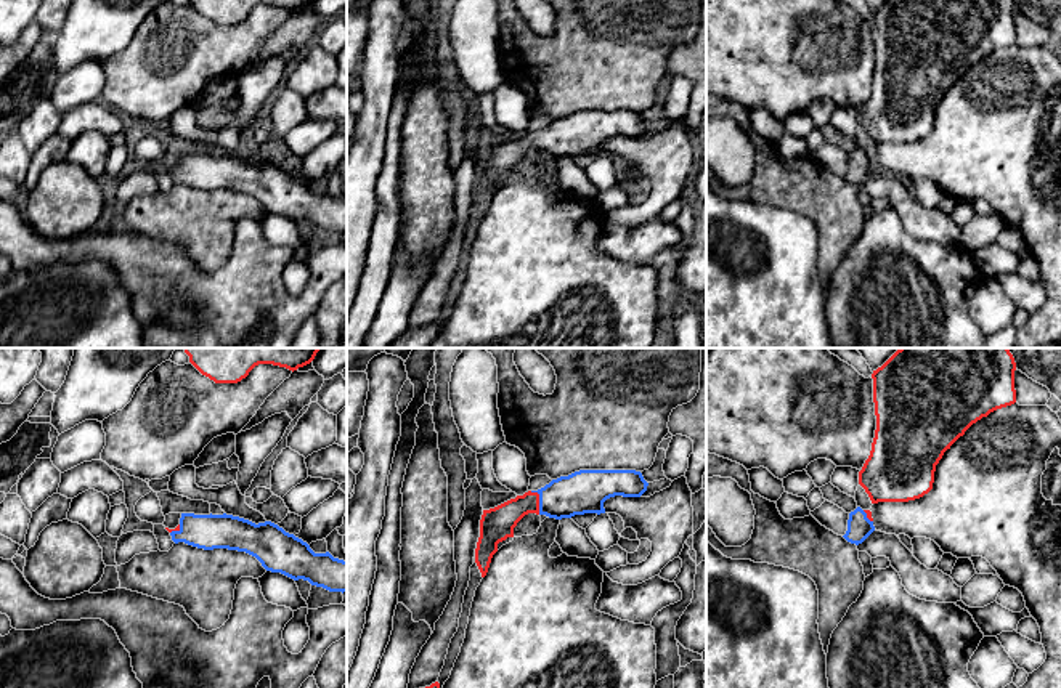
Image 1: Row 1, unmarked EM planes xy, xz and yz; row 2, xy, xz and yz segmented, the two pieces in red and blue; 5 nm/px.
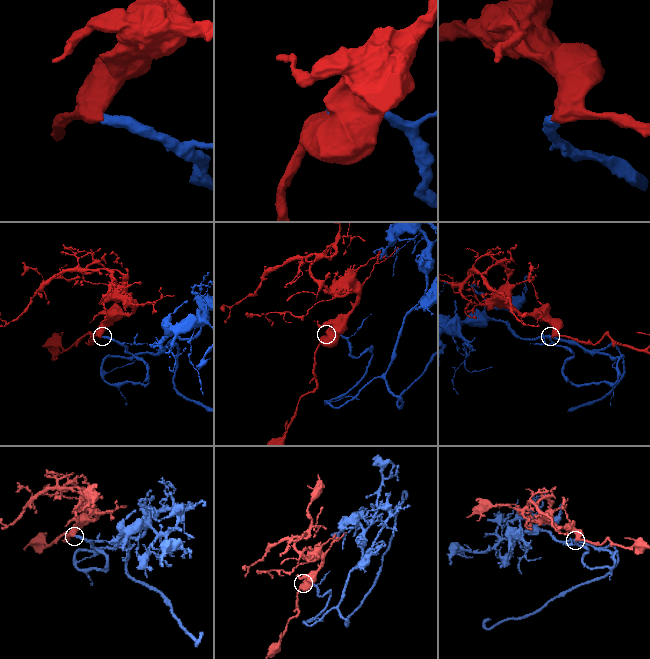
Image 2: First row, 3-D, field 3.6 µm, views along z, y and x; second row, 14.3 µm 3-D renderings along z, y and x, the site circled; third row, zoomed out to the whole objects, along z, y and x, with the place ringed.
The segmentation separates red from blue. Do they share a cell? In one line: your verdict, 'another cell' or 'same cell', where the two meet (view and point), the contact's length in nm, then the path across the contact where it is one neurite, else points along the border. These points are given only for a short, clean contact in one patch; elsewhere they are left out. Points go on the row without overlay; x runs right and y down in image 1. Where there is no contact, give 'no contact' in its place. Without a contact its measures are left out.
same cell; contact xz (538, 141); length 130 nm; way xz (496, 165), (520, 146), (538, 141), (556, 141), (585, 132)

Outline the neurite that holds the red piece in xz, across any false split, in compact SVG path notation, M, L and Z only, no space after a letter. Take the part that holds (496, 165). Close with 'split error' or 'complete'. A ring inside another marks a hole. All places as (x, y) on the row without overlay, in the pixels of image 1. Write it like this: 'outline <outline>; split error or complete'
outline M579 111L552 120L494 149L483 151L475 204L486 217L498 184L514 178L514 168L528 154L562 160L584 154L605 154L604 143L615 136L640 138L648 123L636 111Z; split error

